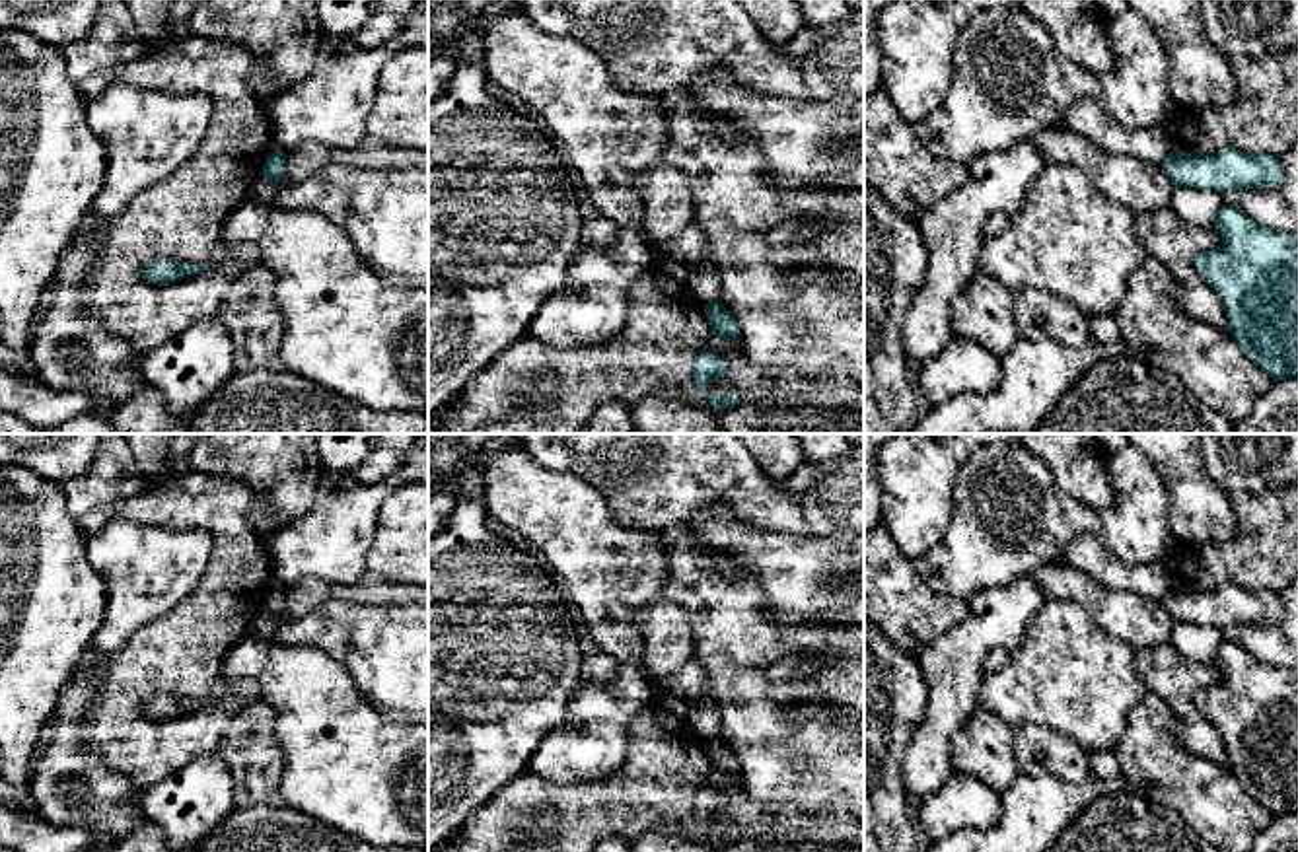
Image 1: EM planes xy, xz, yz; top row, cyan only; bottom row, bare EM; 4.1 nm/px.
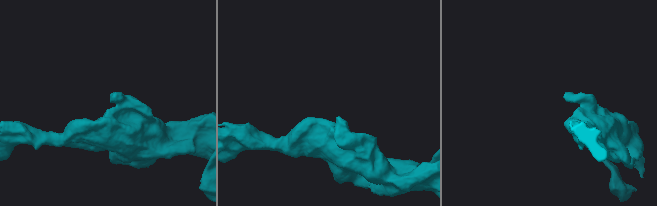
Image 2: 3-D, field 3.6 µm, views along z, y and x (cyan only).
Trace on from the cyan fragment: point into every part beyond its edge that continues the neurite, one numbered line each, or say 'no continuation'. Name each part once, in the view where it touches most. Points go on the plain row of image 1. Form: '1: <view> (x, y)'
no continuation

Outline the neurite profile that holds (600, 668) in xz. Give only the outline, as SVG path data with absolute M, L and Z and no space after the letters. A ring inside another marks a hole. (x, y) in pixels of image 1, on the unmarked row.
M597 652L584 661L584 675L594 683L607 687L613 683L621 661L609 654Z

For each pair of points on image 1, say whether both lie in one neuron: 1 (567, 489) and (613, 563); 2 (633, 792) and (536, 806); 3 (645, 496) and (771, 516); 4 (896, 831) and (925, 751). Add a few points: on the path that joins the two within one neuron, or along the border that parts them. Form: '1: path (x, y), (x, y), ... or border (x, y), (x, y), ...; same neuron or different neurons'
1: path (567, 506), (567, 516), (596, 545); same neuron
2: path (610, 806), (559, 806); same neuron
3: path (676, 489), (740, 491); same neuron
4: border (907, 747), (901, 759), (901, 782), (915, 802); different neurons

